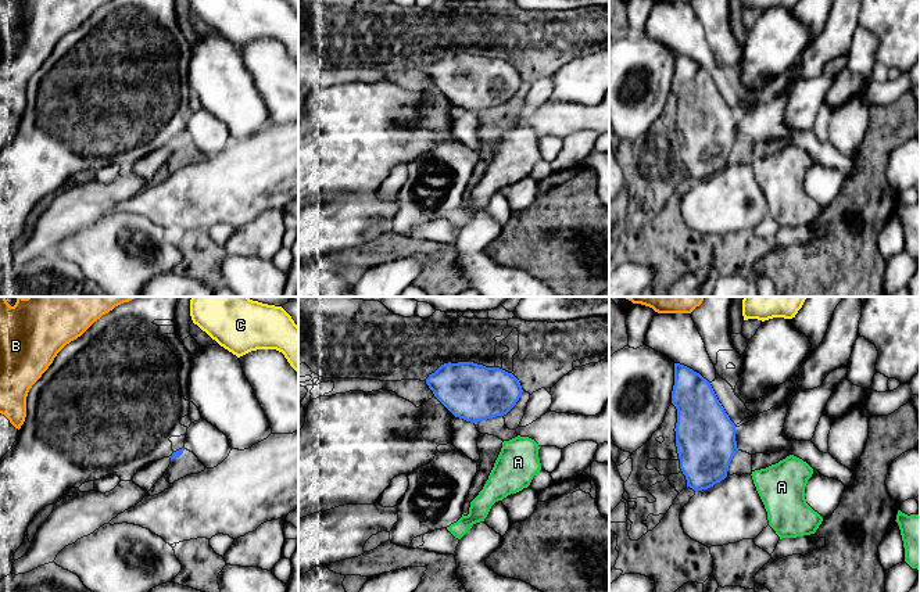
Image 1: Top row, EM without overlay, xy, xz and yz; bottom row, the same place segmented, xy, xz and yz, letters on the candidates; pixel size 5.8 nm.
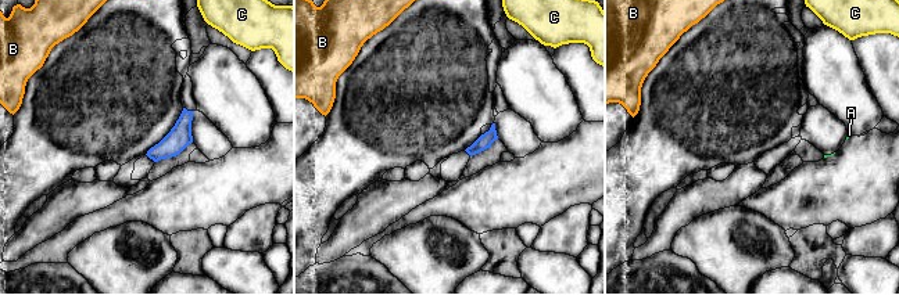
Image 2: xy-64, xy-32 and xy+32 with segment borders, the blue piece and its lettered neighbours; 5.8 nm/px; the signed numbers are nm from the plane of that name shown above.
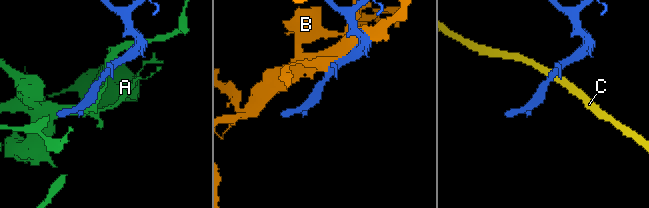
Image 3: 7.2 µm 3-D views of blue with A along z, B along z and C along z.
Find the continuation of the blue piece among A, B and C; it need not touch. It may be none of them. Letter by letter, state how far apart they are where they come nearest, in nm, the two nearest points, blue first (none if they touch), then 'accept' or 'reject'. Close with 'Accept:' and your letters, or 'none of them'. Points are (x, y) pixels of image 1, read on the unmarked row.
A: 140 nm | yz (727, 160), (751, 164) | accept
B: 300 nm | yz (675, 53), (675, 2) | reject
C: 400 nm | yz (698, 63), (744, 9) | reject
Accept: A

